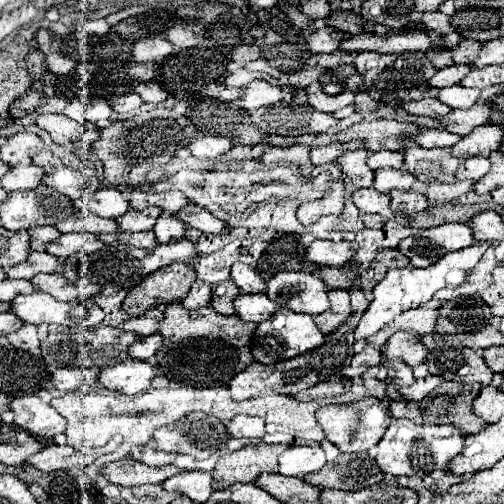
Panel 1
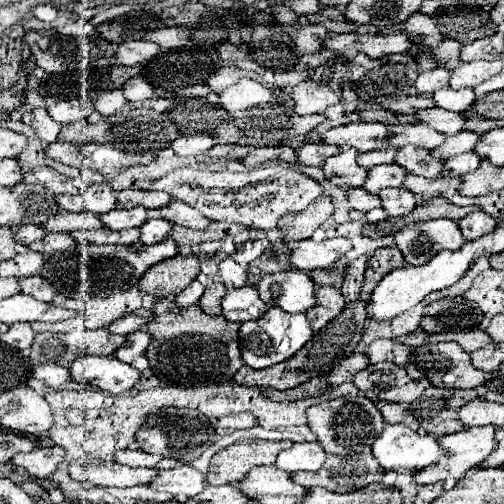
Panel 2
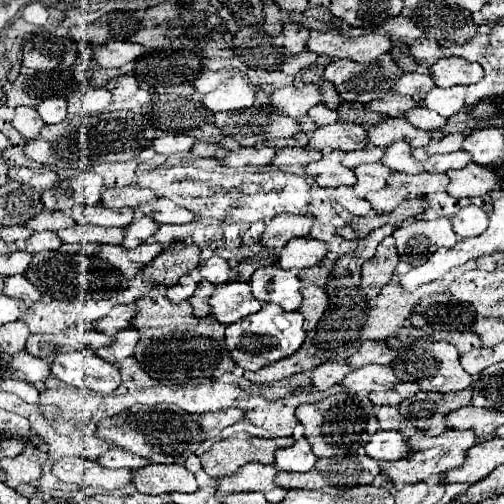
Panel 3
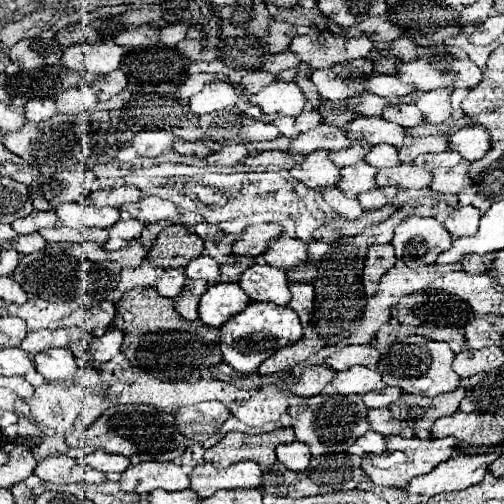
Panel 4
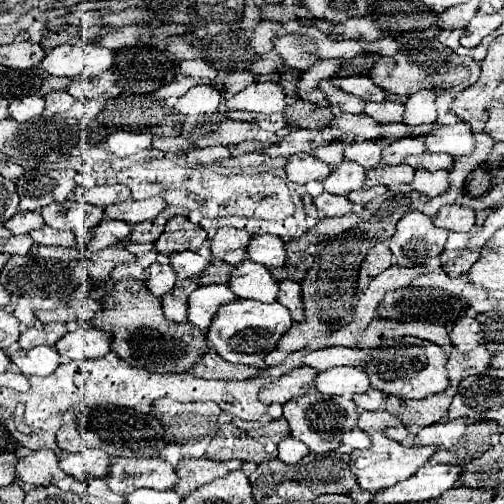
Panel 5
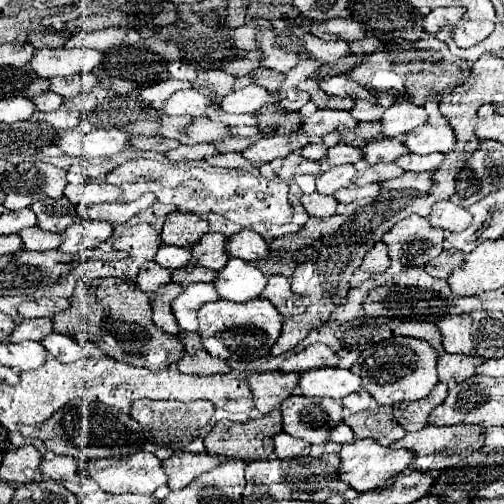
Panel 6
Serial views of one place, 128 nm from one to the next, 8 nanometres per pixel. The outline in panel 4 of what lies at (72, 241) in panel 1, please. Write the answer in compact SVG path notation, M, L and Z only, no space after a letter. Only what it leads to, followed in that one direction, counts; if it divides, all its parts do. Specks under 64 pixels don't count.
M32 232L28 236L18 236L18 238L2 244L2 248L12 248L12 250L16 250L20 254L32 254L32 252L36 252L40 248L46 248L46 242L44 242L42 236Z

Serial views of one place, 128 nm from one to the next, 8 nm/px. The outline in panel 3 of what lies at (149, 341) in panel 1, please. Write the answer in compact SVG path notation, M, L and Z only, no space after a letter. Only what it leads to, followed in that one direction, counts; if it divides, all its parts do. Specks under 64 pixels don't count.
M126 328L124 332L118 332L118 334L114 336L114 342L112 342L110 346L96 350L96 354L98 354L102 360L116 362L116 360L124 360L124 358L132 356L136 344L138 344L138 332L136 332L134 328Z

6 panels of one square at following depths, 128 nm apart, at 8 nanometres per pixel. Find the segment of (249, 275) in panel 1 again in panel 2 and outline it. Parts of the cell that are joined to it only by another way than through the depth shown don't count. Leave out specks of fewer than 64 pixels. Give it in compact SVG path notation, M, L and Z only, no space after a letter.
M226 258L218 264L218 274L220 274L220 282L224 282L224 286L228 290L240 288L246 284L246 270L230 258Z

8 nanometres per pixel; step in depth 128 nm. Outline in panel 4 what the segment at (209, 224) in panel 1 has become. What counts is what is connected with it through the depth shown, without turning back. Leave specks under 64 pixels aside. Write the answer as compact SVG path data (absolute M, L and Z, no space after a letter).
M146 196L134 204L120 206L120 212L126 212L130 218L136 218L144 224L152 224L152 222L176 218L178 208L170 200L164 200L158 196Z

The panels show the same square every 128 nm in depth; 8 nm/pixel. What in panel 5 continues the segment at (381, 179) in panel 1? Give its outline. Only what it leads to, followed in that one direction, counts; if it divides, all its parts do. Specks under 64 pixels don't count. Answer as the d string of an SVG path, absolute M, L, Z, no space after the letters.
M342 162L332 170L328 178L322 180L322 186L328 194L350 194L352 190L360 190L364 186L364 174L366 170L358 166L356 162Z

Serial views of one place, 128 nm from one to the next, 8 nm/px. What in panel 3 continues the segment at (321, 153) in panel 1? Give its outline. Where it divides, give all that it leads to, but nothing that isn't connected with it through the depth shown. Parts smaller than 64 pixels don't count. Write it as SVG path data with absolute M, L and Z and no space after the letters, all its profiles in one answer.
M280 148L280 150L276 150L276 156L272 158L272 164L274 166L280 166L280 164L306 166L306 164L316 162L320 158L322 158L322 154L316 152L316 150L308 150L308 148Z

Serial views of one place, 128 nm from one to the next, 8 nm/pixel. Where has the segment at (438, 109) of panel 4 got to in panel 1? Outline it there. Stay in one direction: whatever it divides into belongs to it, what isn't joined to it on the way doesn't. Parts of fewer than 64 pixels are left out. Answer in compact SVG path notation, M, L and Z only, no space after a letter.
M460 84L450 86L450 88L442 88L438 94L438 100L450 108L472 108L478 102L478 98L480 98L480 90L464 88Z

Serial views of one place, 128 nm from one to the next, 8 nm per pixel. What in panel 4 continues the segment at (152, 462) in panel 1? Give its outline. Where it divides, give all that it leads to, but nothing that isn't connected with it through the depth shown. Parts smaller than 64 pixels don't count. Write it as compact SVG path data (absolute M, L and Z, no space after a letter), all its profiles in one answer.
M94 450L94 452L90 452L82 458L82 464L90 466L90 468L96 468L104 474L110 474L110 472L124 472L124 468L130 466L130 460L124 458L124 456L108 454L104 450Z

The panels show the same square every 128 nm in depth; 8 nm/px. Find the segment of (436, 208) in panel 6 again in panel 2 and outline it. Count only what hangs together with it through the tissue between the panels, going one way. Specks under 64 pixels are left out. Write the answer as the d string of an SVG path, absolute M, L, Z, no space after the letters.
M476 210L476 212L470 212L466 214L460 222L458 222L460 230L462 230L462 236L466 240L476 240L488 232L492 232L496 228L496 220L484 212L484 210Z

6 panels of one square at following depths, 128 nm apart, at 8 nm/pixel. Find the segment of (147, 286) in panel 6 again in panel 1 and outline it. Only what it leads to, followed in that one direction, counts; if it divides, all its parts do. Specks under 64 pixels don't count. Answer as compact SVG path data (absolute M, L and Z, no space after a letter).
M196 280L188 292L188 296L180 302L184 308L188 310L196 310L196 308L202 308L202 306L208 306L210 304L210 298L212 298L212 290L208 284Z

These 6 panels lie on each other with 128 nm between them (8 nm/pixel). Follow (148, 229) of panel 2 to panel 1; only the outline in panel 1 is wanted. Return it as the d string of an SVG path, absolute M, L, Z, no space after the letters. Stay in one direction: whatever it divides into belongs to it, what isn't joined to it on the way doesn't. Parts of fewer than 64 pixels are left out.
M162 212L160 220L156 220L152 228L160 244L168 244L168 242L176 242L184 238L184 230L186 230L186 224L182 224L174 214L168 214L168 212Z

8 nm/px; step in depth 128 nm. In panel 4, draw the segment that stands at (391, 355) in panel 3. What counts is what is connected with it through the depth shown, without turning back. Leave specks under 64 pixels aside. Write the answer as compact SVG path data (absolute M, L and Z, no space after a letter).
M362 344L362 346L346 346L340 352L332 354L326 358L326 366L332 370L348 370L354 364L362 364L362 366L374 366L380 360L380 352L376 348L372 348L370 344Z

